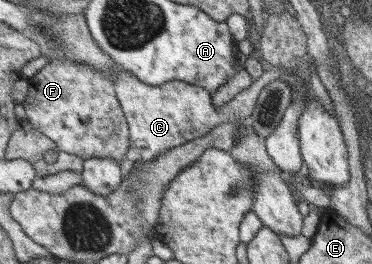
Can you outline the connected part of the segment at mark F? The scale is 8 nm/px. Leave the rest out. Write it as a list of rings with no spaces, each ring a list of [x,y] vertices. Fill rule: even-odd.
[[[64,59],[48,60],[48,63],[28,80],[30,87],[22,103],[27,123],[55,141],[61,150],[72,153],[72,156],[78,156],[82,160],[108,158],[118,163],[127,154],[127,147],[130,146],[130,130],[127,128],[118,96],[114,96],[110,76],[106,78],[106,75],[88,65]]]

